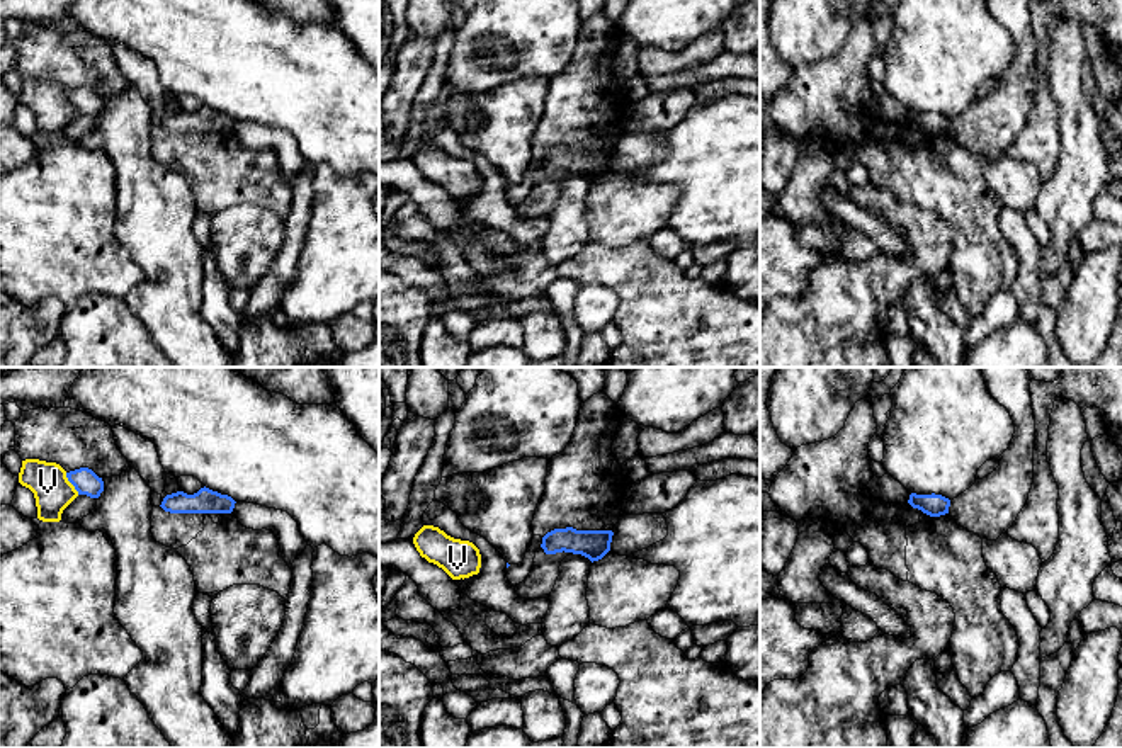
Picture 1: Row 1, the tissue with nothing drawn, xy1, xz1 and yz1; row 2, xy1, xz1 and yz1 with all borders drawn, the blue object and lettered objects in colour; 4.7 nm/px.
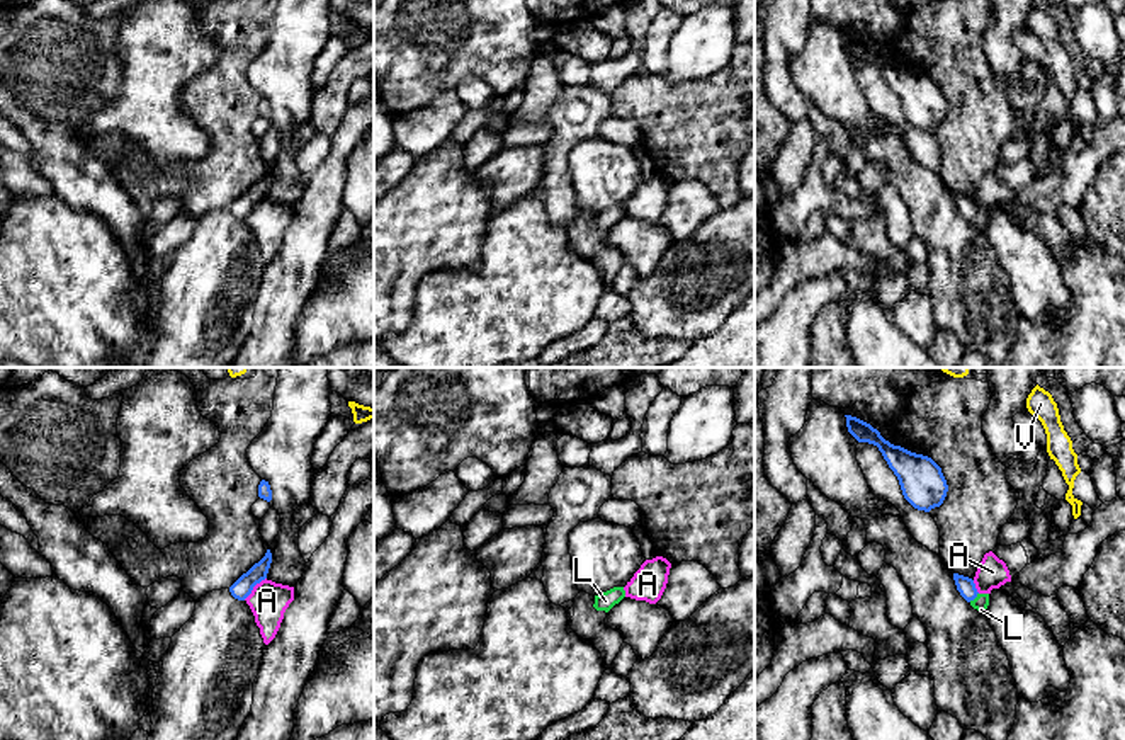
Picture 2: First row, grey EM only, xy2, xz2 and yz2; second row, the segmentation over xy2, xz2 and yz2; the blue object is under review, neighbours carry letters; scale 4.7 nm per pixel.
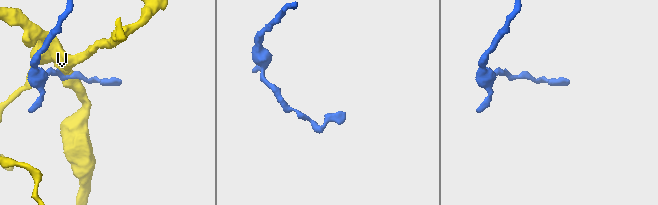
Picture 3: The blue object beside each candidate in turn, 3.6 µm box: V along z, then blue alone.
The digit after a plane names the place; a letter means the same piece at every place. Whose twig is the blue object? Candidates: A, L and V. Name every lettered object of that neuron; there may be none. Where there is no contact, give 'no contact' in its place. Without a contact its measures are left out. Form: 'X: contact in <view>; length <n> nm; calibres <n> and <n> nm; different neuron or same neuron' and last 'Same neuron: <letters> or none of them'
A: contact in xy2; length 160 nm; calibres 90 and 180 nm; different neuron
L: contact in yz2; length 60 nm; calibres 90 and 70 nm; same neuron
V: contact in xy1; length 120 nm; calibres 120 and 180 nm; different neuron
Same neuron: L

